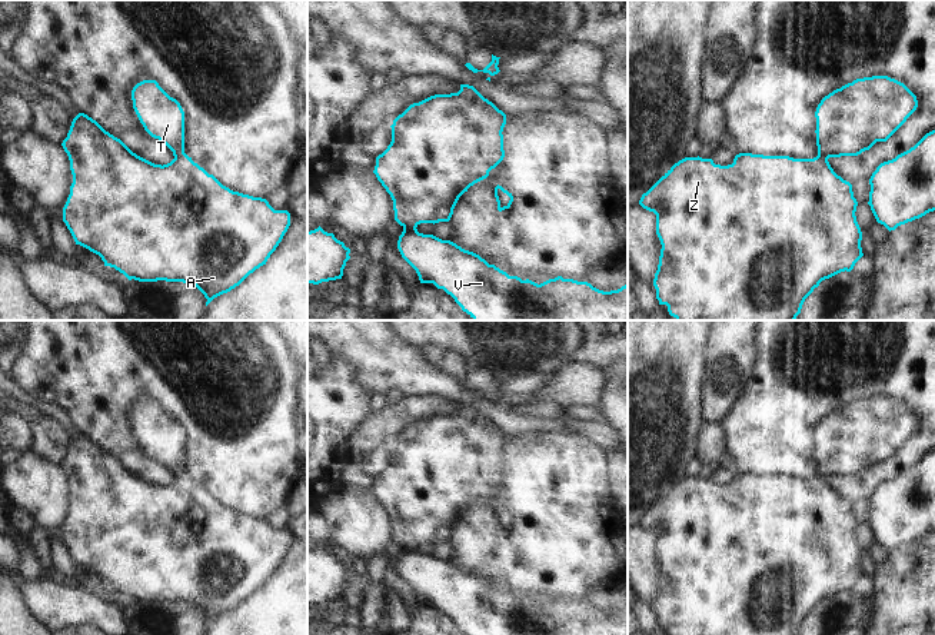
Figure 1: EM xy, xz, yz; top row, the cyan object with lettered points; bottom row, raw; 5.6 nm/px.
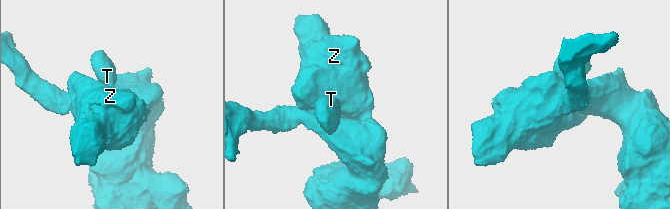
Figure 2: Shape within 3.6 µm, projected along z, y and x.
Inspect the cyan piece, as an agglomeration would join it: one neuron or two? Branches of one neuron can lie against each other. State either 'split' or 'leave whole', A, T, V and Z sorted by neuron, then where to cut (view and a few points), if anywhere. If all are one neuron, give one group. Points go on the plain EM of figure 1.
leave whole; A T V Z; no cut

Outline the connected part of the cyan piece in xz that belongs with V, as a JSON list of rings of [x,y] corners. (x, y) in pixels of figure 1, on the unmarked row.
[[[460,405],[457,413],[435,415],[410,425],[399,435],[392,448],[392,462],[376,478],[373,493],[393,521],[395,541],[403,548],[397,561],[402,578],[416,591],[420,604],[433,604],[443,609],[468,635],[628,635],[628,605],[603,612],[588,602],[558,596],[540,605],[518,596],[509,596],[479,575],[465,571],[450,561],[417,552],[420,543],[449,542],[459,518],[470,506],[486,499],[505,478],[503,448],[506,435],[485,419],[473,406]]]

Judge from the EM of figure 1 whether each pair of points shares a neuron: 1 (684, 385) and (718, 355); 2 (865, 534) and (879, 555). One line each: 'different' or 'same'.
1: different
2: different

